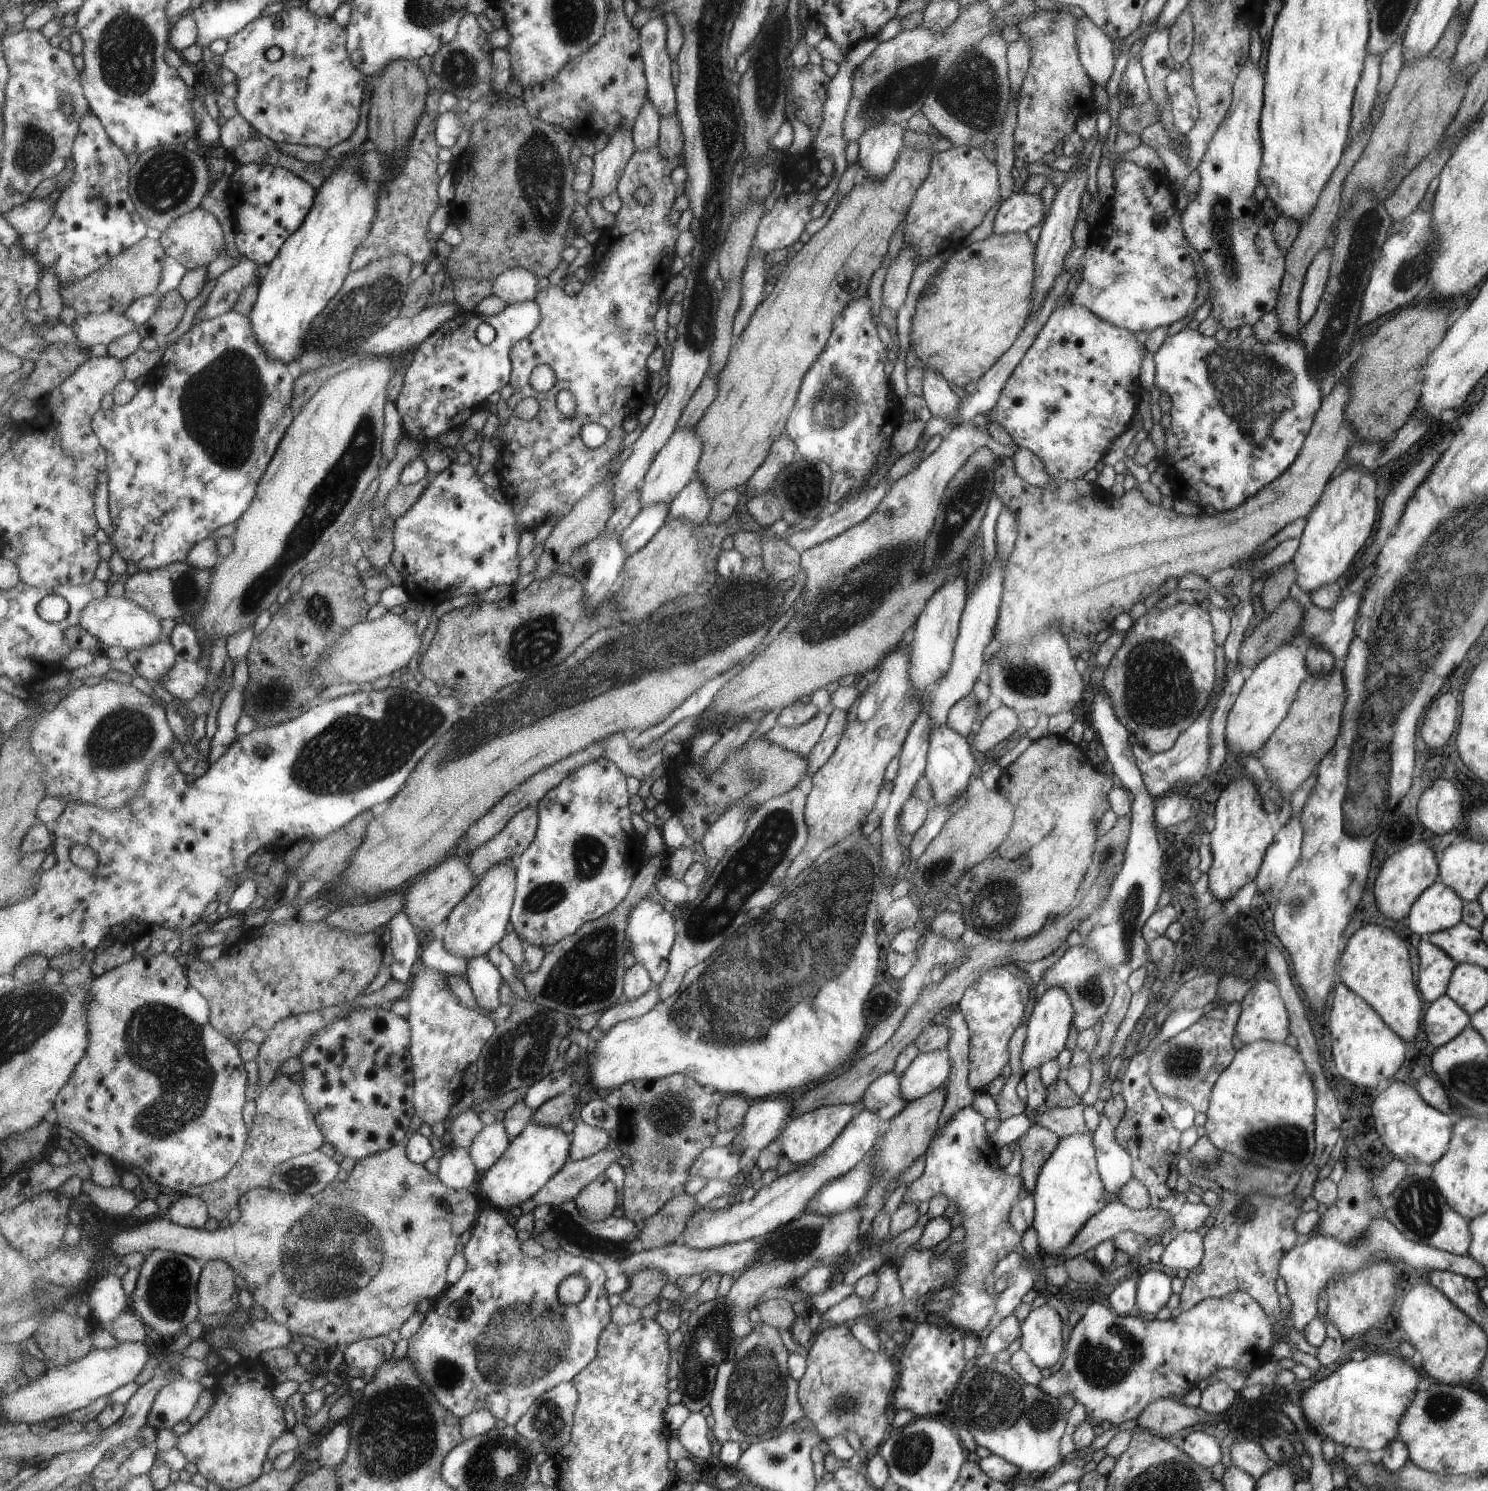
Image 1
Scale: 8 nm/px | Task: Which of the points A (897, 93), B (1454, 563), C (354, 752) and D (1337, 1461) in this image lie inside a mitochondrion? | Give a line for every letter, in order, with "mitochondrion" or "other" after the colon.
A: mitochondrion
B: mitochondrion
C: mitochondrion
D: other

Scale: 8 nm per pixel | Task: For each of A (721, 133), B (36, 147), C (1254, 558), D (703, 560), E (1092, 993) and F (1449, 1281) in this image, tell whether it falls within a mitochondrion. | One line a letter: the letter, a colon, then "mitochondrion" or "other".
A: mitochondrion
B: mitochondrion
C: other
D: other
E: mitochondrion
F: other

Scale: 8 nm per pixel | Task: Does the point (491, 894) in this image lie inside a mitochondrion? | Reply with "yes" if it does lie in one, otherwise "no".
no

